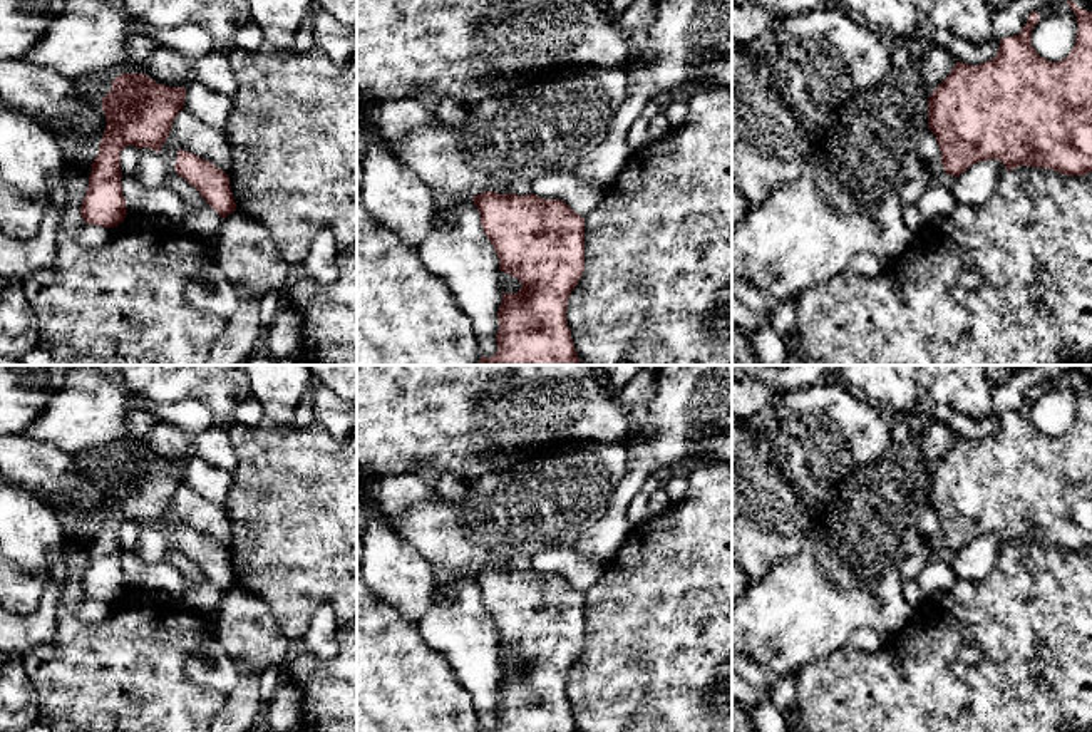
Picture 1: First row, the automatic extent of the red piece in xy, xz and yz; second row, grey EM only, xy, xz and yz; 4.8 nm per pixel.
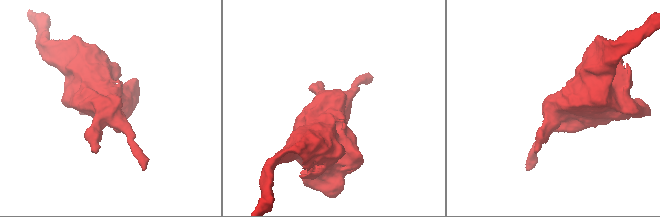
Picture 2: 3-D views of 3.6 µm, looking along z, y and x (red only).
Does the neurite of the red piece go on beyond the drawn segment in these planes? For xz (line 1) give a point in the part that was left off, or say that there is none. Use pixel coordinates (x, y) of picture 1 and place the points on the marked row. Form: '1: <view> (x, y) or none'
1: none

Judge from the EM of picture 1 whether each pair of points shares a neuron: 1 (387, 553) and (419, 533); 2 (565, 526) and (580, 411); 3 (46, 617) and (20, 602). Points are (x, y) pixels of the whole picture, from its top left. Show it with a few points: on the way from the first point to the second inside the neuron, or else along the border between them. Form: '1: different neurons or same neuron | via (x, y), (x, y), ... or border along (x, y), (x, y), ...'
1: different neurons | border along (384, 515), (384, 521), (434, 568)
2: different neurons | border along (615, 443), (561, 439), (540, 453)
3: different neurons | border along (52, 580), (32, 612), (17, 613)

